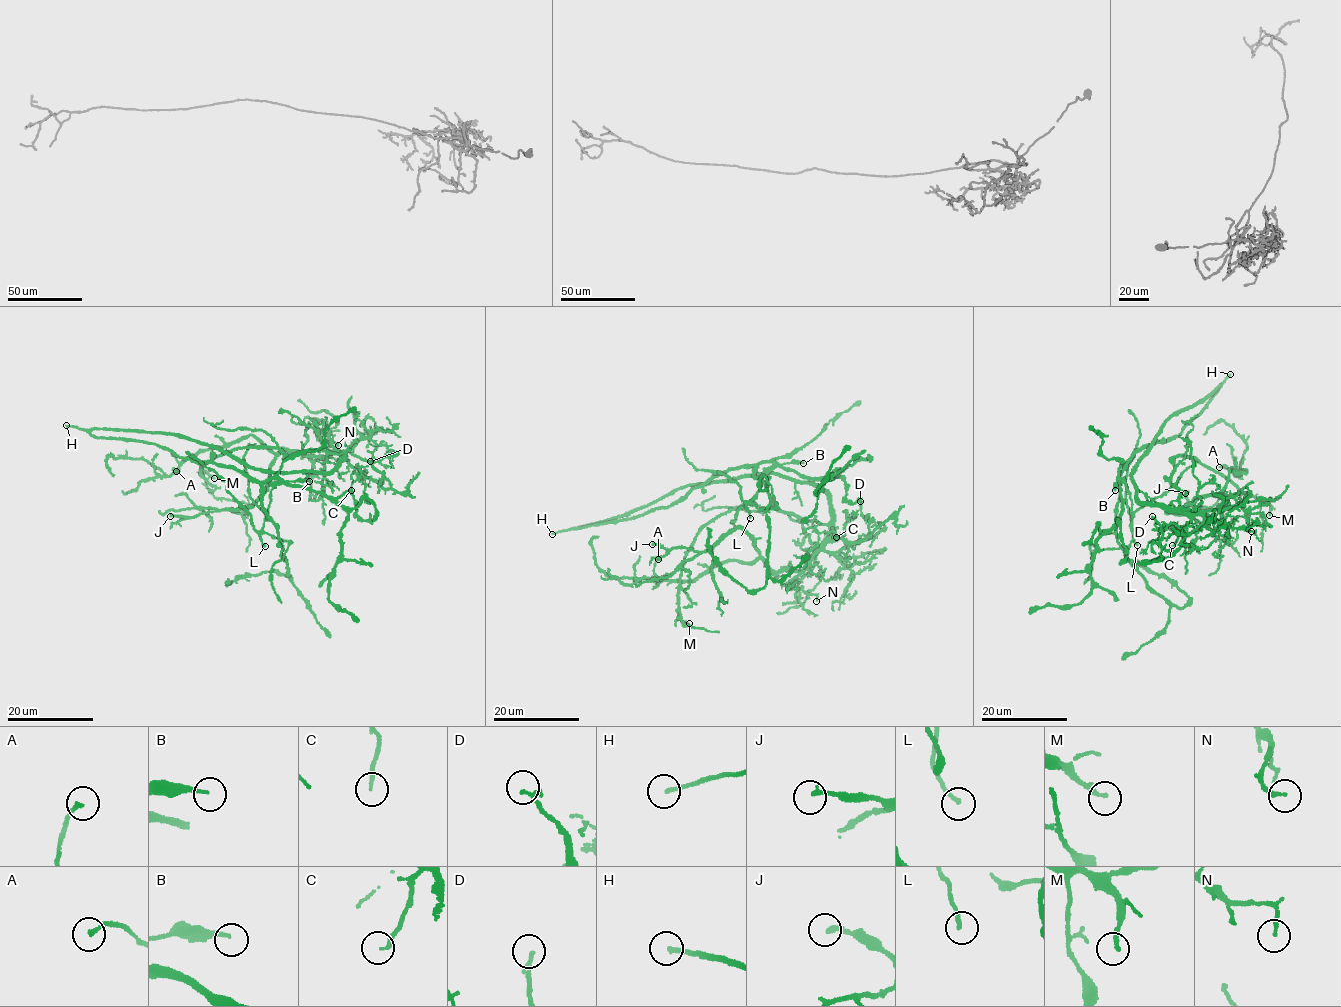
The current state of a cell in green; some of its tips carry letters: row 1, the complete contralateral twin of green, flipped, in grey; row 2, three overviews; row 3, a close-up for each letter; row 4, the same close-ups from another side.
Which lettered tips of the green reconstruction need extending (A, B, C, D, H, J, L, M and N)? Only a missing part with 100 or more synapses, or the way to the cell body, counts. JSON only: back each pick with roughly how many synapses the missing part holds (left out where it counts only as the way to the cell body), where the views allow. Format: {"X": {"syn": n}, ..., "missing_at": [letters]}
{"H": {"syn": 150}, "missing_at": ["H"]}

